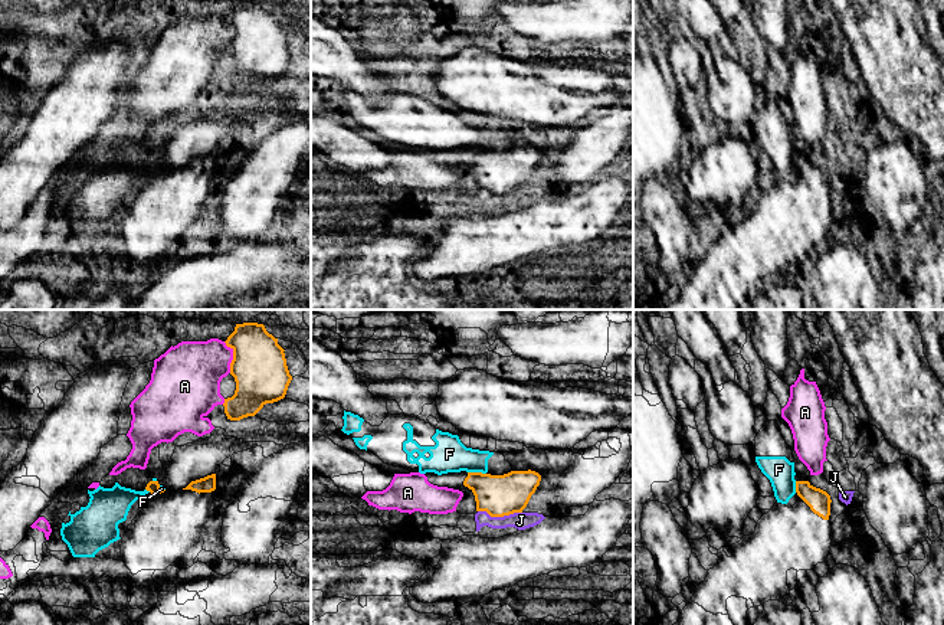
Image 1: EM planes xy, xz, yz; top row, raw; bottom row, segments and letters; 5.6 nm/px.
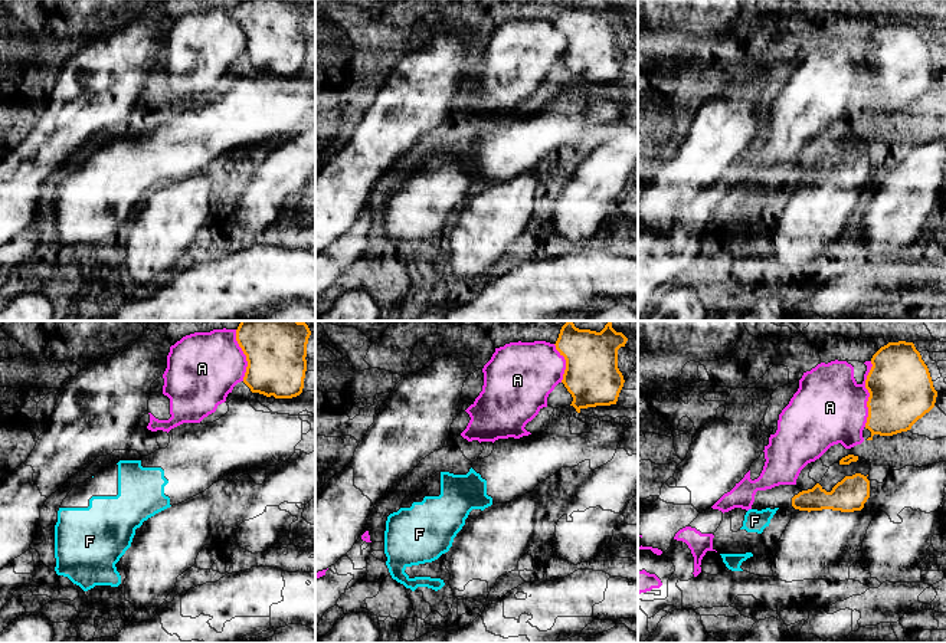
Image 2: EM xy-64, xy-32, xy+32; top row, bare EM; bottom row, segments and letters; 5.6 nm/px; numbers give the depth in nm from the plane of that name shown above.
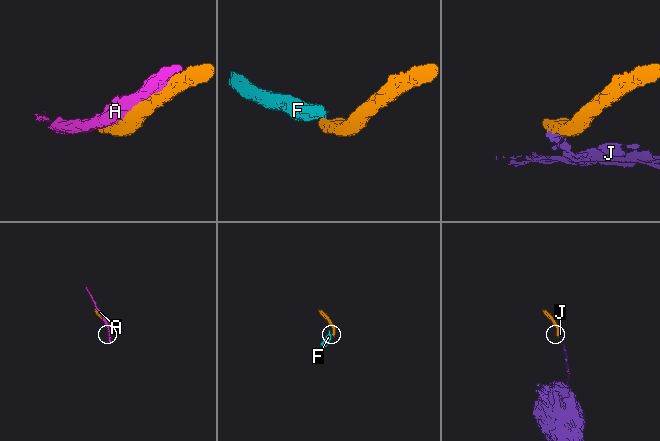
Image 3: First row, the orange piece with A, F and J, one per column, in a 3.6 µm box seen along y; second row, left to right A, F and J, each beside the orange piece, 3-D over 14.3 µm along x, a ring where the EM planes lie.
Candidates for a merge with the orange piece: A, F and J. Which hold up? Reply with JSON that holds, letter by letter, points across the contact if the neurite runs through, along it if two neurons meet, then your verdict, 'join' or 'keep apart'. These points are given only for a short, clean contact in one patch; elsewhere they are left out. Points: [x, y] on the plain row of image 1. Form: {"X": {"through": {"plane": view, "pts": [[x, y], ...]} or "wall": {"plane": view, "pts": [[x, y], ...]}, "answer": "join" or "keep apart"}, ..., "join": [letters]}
{"A": {"answer": "keep apart"}, "F": {"answer": "keep apart"}, "J": {"wall": {"plane": "xz", "pts": [[478, 187], [485, 187], [491, 193], [521, 190]]}, "answer": "keep apart"}, "join": []}

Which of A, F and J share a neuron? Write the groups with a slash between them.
A / F / J

